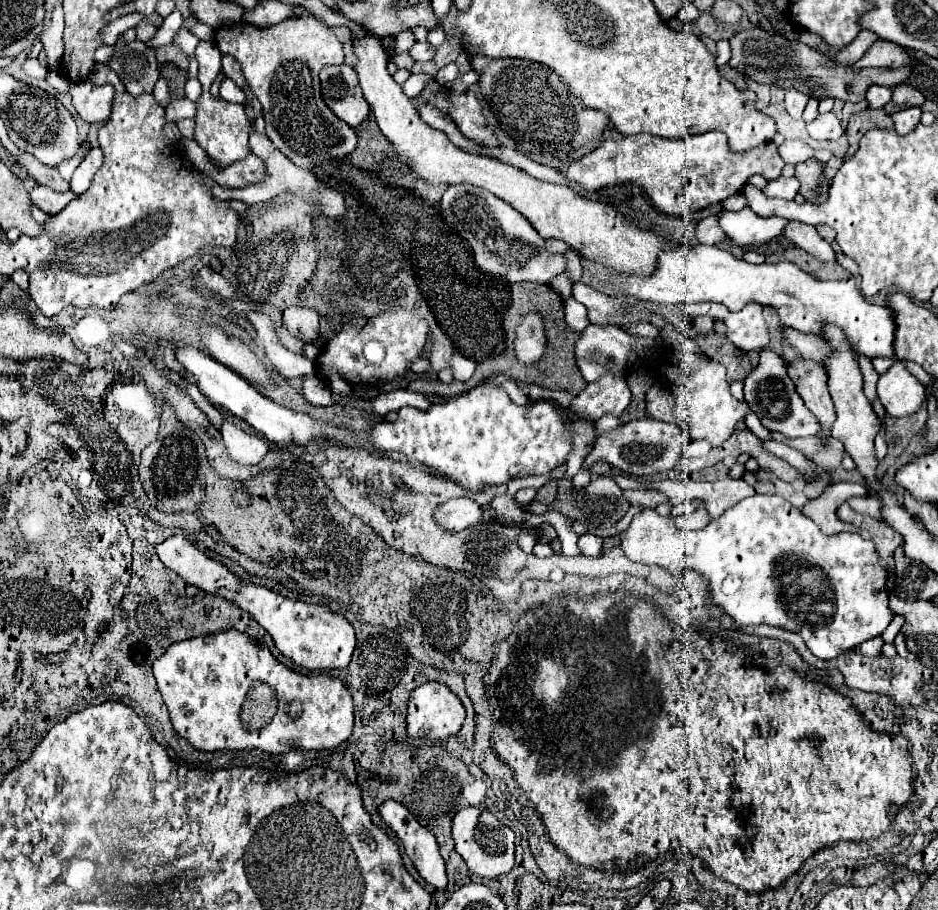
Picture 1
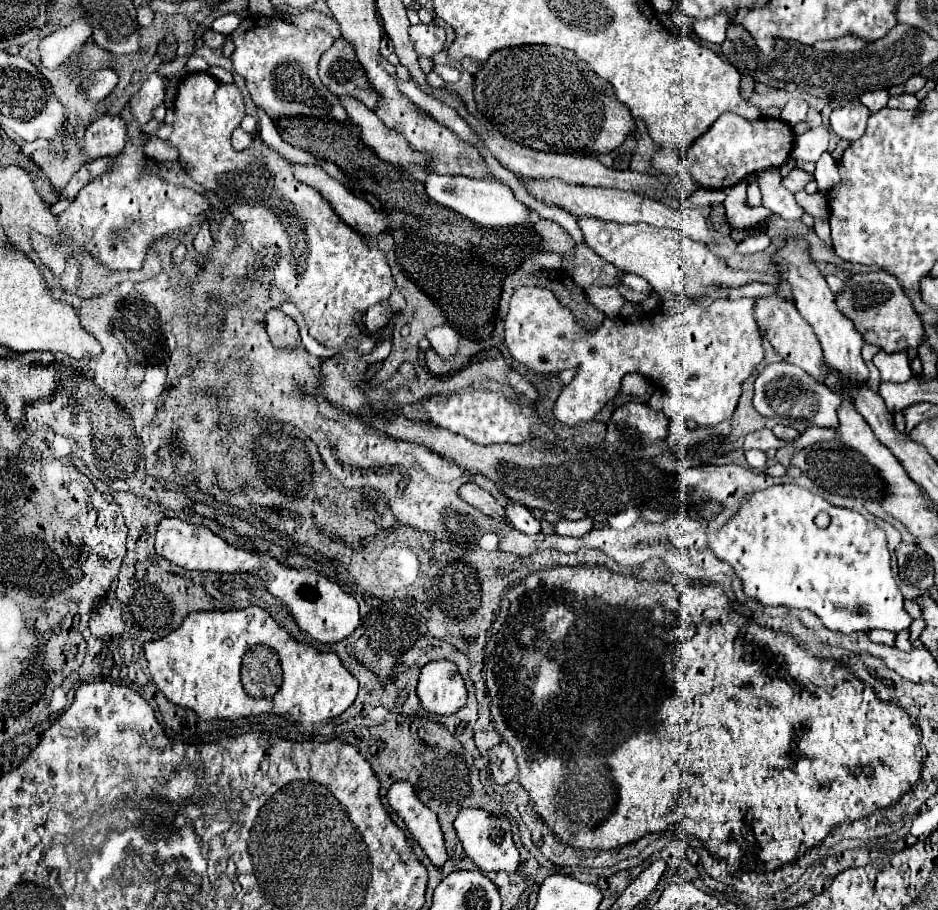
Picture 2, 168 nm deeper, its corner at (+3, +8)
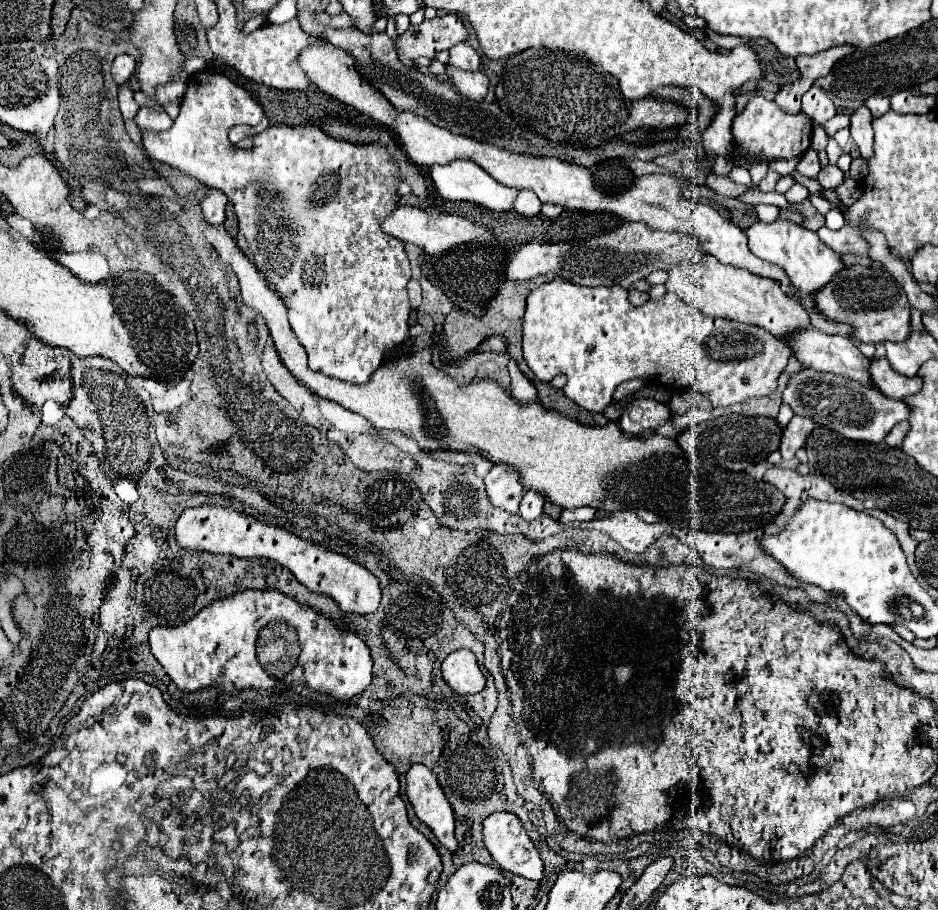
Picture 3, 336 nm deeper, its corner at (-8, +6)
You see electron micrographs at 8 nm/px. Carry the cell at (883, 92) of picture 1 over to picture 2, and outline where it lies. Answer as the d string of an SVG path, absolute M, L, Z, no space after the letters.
M874 90L874 92L868 92L868 94L862 94L860 96L860 102L868 108L870 114L876 114L880 108L886 106L888 102L888 92L886 90Z

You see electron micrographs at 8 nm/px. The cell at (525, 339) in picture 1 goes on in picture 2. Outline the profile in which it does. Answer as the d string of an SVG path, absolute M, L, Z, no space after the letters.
M520 286L510 298L506 346L514 360L536 374L576 368L574 380L562 388L554 404L554 416L562 424L578 426L580 422L594 420L604 404L618 394L622 376L640 372L670 392L672 406L678 412L696 420L698 426L716 426L732 416L744 380L764 360L752 306L752 298L718 298L710 306L676 298L664 300L660 312L640 316L636 322L626 322L622 316L606 316L596 330L588 330L576 322L574 314L548 288Z

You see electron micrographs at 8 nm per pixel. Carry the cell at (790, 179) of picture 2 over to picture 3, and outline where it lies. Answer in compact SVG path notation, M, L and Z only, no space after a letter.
M825 166L819 174L817 174L817 182L823 186L823 188L835 188L843 182L843 172L837 168L837 166Z

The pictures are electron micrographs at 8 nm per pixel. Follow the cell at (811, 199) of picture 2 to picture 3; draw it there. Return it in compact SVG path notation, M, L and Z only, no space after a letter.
M795 184L795 186L789 190L789 198L787 198L787 202L789 202L789 204L801 204L801 202L807 200L807 198L809 198L807 188L801 186L801 184Z

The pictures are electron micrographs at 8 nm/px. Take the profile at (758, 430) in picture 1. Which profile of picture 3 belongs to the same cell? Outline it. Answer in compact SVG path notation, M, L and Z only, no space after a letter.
M793 416L791 422L787 424L787 428L783 430L783 440L781 440L781 446L779 446L779 452L781 452L783 460L793 458L795 452L801 446L805 446L807 436L811 436L811 432L813 432L813 422L811 420Z

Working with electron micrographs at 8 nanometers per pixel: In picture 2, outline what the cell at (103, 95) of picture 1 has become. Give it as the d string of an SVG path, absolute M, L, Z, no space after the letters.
M112 68L98 70L94 74L92 84L88 86L88 98L92 98L94 102L100 102L114 90L116 84L118 84L118 74Z

